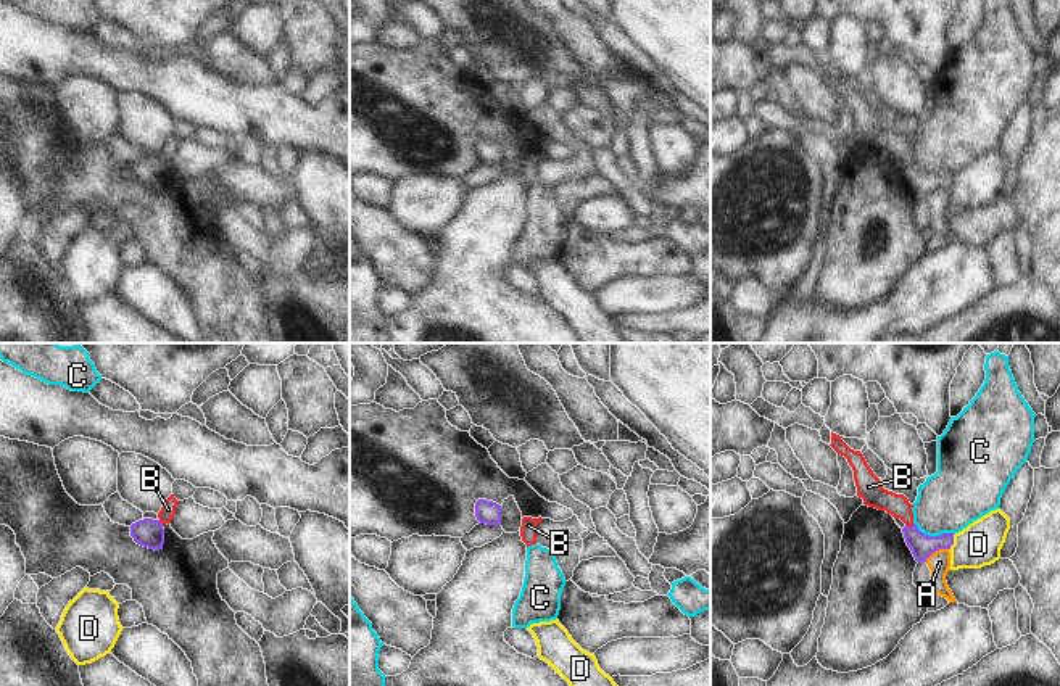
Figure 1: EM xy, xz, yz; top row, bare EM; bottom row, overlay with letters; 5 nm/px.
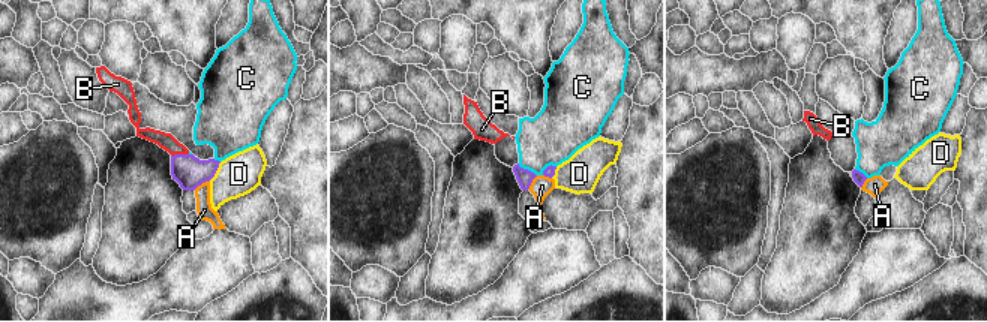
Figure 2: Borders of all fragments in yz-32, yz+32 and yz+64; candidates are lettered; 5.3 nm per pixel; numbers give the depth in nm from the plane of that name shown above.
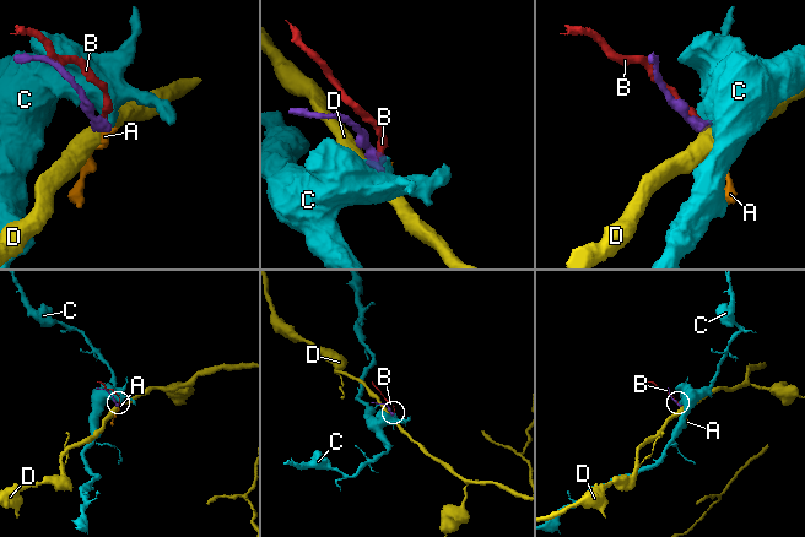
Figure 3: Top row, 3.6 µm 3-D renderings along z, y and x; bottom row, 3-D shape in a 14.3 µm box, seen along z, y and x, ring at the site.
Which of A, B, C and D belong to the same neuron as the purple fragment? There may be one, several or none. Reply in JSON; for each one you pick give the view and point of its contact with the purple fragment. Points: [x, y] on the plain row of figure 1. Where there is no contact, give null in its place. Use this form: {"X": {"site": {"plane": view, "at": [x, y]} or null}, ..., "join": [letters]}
{"B": {"site": {"plane": "yz", "at": [909, 166]}}, "join": ["B"]}

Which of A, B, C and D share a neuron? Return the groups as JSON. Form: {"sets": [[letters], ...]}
{"sets": [["A"], ["B"], ["C"], ["D"]]}

